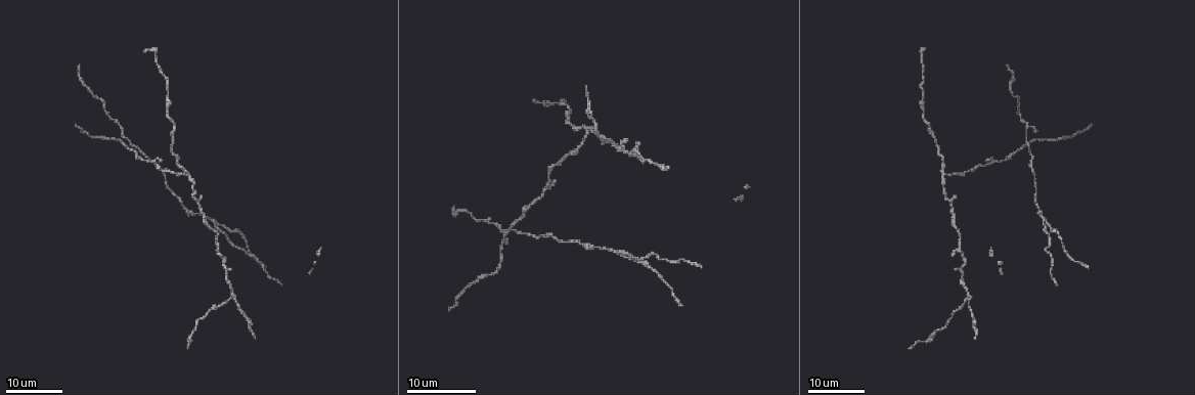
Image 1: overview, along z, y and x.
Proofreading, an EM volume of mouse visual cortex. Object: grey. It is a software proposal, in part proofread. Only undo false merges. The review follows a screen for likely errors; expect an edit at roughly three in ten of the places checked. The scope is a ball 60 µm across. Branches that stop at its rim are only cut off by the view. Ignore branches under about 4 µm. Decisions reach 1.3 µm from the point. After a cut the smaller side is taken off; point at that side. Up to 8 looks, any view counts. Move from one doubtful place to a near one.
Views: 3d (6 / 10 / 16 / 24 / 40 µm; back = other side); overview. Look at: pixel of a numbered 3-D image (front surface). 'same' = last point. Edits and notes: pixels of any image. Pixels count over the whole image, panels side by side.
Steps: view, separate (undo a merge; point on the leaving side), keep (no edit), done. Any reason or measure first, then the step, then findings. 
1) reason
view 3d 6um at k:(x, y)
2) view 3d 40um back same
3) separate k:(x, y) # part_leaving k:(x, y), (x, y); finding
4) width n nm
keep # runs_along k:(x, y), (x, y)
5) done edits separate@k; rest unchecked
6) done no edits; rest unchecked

three-way junction
view 3d 24um at 1:(968, 298)

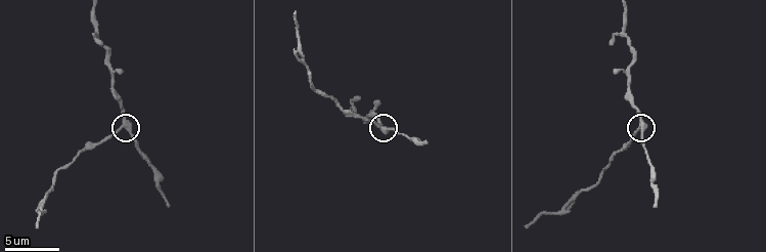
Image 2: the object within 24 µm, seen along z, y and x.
view 3d 10um at 2:(123, 127)

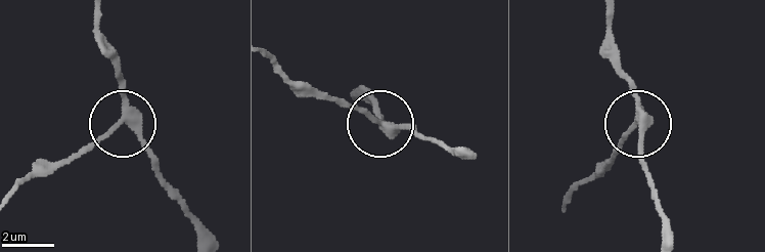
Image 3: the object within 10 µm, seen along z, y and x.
separate 3:(92, 142) # part_leaving 3:(118, 120), (35, 171), (14, 191); two cells meet here

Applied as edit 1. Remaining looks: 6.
view 3d 24um at 1:(174, 126)

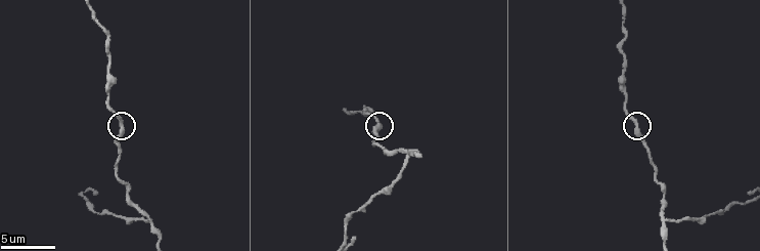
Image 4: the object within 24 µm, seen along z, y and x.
view 3d 6um at 4:(635, 121)

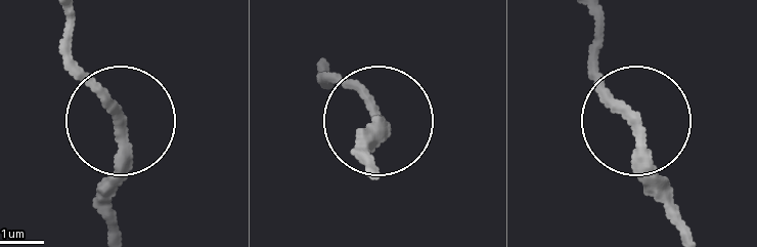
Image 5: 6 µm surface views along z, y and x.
keep # runs_along 5:(106, 231), (118, 110), (67, 47); one cell here

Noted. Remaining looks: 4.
arms part here
view 3d 6um at 4:(662, 221)

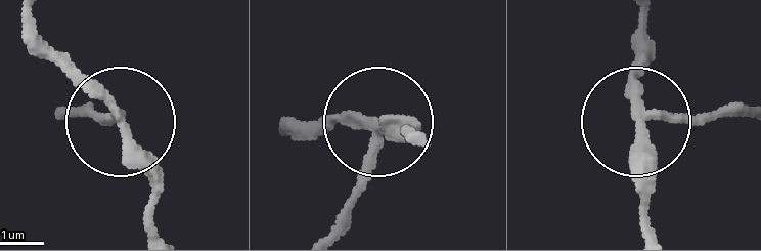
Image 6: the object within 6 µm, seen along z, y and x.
view 3d 6um back at 6:(116, 115)

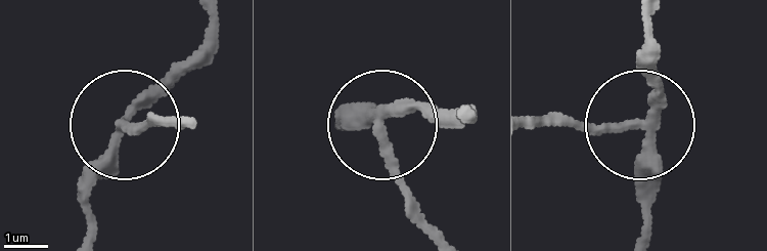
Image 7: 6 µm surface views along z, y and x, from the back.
arms 3
separate 7:(144, 123) # part_leaving 7:(120, 126), (186, 126); two cells meet here

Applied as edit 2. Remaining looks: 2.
narrows sharply
view 3d 24um at 1:(1025, 137)

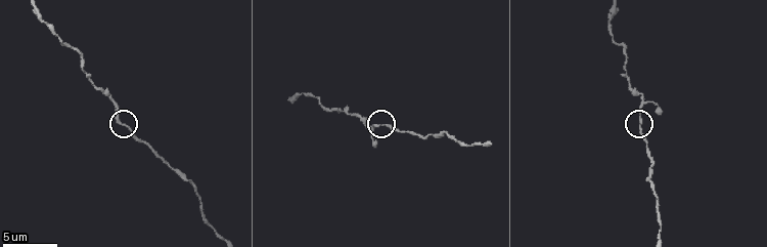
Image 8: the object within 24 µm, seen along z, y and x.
closer look
view 3d 10um at 8:(123, 126)

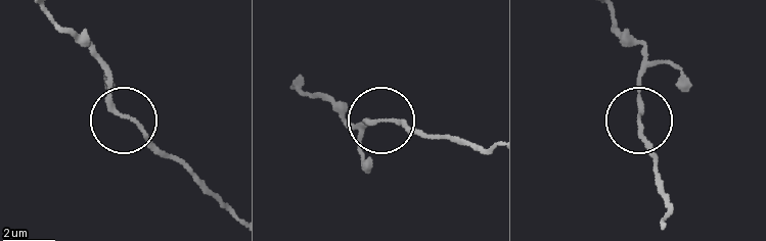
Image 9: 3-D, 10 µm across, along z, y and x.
width 170 nm
keep # runs_along 9:(647, 153), (640, 59); one cell here

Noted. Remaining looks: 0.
done edits separate@3, separate@7; rest unchecked

